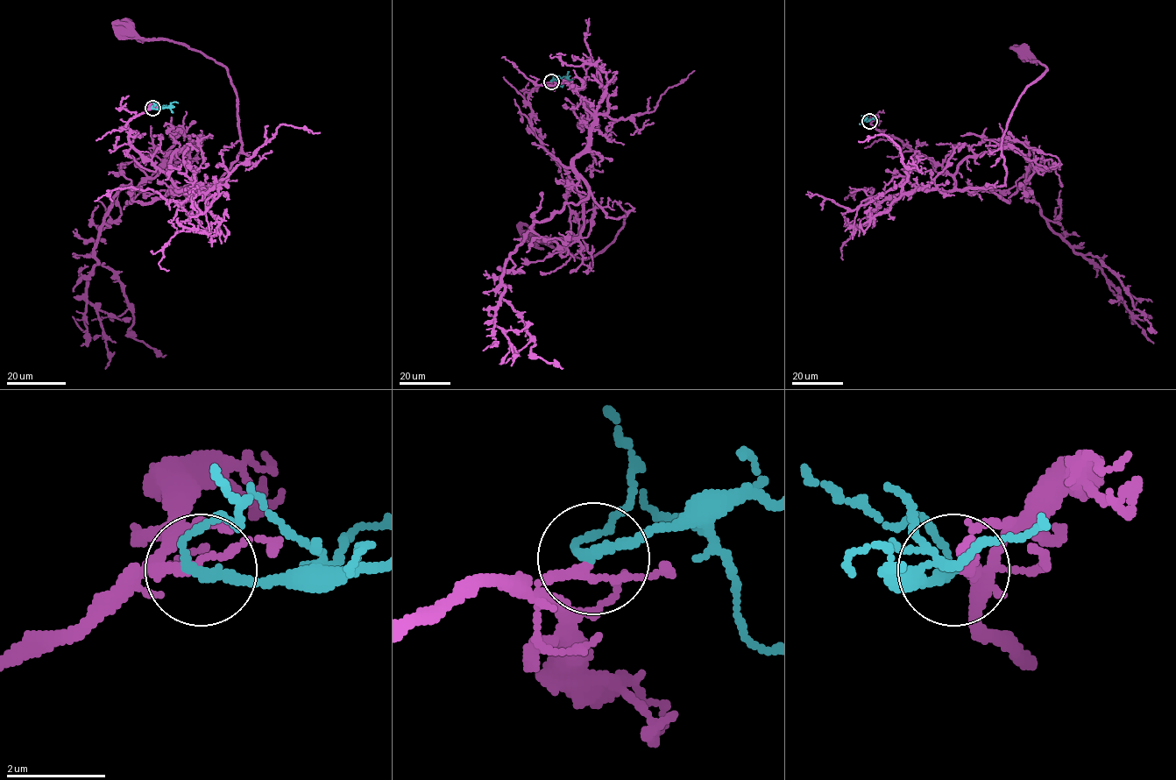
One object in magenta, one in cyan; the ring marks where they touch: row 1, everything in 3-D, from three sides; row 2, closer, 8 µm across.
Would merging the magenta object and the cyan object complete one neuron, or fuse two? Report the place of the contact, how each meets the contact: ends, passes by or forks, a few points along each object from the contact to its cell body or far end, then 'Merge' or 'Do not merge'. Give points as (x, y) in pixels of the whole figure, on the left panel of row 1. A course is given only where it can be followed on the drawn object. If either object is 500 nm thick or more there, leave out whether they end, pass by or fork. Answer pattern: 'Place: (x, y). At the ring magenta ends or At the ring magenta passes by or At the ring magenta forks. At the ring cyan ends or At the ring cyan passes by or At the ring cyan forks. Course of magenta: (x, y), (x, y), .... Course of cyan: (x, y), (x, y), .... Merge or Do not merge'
Place: (152, 108). At the ring magenta passes by. At the ring cyan passes by. Course of magenta: (152, 109), (125, 124), (130, 143), (178, 189), (216, 184), (240, 150), (228, 70), (200, 51), (125, 28). Course of cyan: (152, 109), (170, 107), (173, 102), (178, 102). Merge

